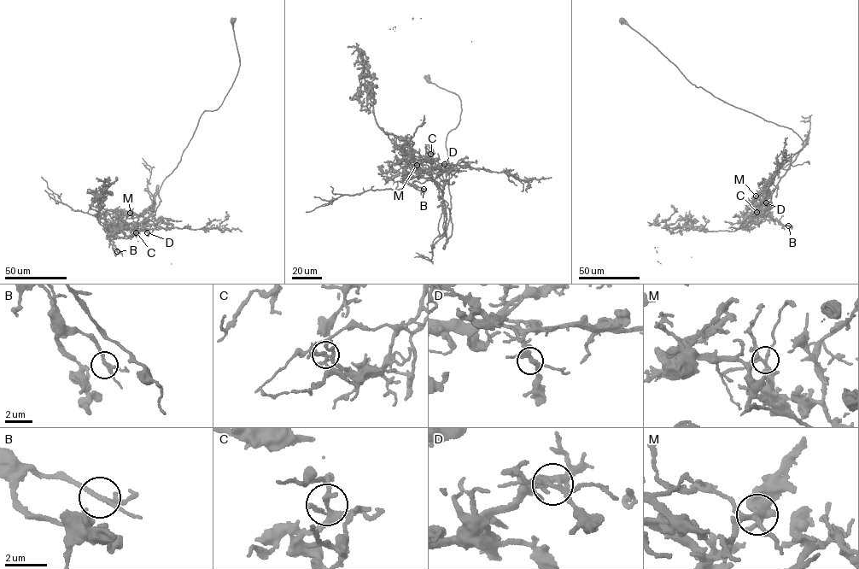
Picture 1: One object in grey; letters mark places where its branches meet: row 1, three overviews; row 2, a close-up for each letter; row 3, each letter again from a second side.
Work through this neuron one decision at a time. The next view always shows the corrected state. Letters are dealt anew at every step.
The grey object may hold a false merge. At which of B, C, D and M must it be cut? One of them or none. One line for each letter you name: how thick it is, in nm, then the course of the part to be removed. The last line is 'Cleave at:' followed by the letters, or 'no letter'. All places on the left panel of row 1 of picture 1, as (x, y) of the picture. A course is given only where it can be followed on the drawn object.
C: 220 nm | (136, 232), (201, 115), (222, 104), (236, 76), (235, 18)
Cleave at: C

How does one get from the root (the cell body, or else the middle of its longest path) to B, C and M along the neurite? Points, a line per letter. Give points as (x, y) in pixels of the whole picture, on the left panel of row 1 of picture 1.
B: (233, 20), (240, 64), (232, 85), (217, 109), (201, 114), (149, 216), (109, 233), (117, 251)
C: (233, 20), (240, 64), (232, 85), (217, 109), (201, 114), (136, 232)
M: (233, 20), (240, 64), (232, 85), (217, 109), (201, 114), (149, 216), (127, 230), (130, 213)

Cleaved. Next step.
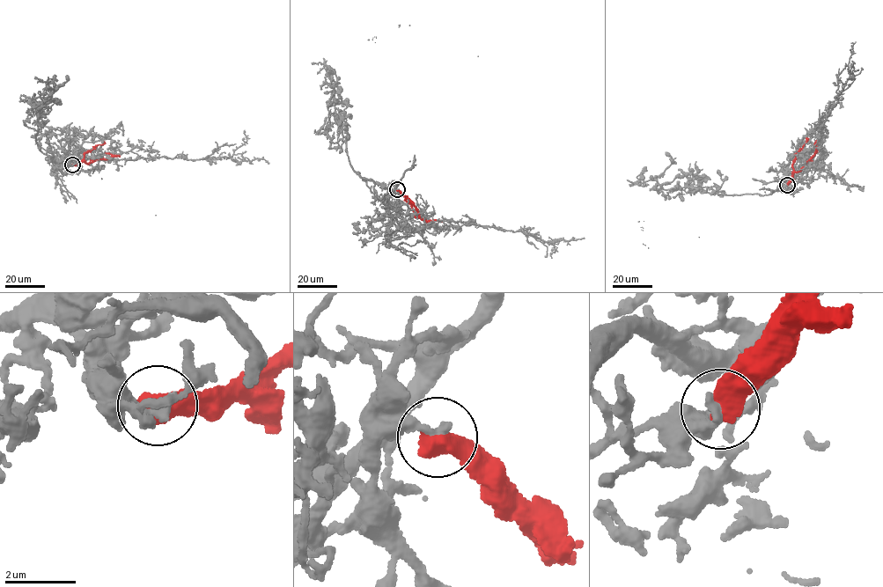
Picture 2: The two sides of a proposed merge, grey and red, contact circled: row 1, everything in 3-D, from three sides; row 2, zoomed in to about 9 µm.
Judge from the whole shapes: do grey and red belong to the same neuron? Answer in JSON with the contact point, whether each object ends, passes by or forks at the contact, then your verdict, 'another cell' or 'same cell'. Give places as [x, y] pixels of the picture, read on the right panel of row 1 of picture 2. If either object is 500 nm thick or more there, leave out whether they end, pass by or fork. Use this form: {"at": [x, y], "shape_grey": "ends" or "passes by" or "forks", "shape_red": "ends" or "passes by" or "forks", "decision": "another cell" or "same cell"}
{"at": [787, 185], "decision": "another cell"}

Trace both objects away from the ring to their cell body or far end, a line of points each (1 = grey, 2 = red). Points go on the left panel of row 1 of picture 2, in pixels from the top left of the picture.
1: (72, 165), (51, 160), (37, 143), (40, 108), (50, 97), (41, 99), (101, 179), (156, 215)
2: (72, 165), (107, 159), (111, 156), (103, 152)

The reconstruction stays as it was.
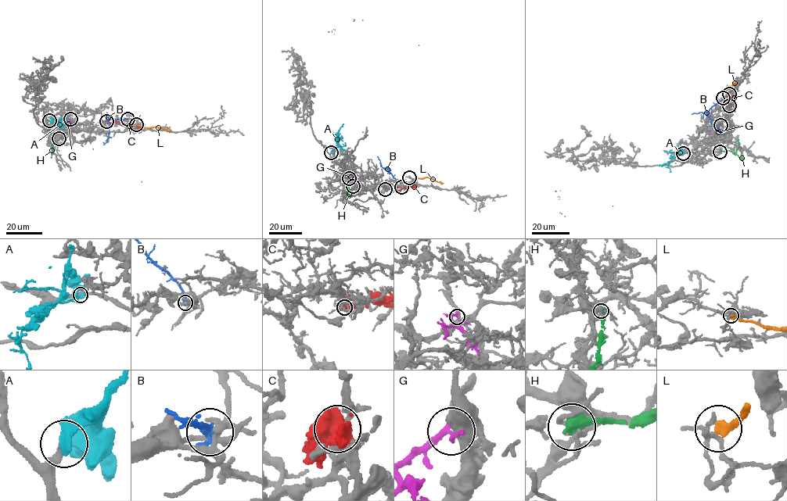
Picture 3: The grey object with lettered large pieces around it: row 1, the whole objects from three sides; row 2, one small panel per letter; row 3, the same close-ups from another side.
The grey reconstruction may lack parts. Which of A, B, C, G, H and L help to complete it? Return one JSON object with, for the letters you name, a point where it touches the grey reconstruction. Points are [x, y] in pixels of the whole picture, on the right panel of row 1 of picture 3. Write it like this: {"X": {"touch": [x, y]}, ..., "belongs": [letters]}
{"A": {"touch": [683, 153]}, "belongs": ["A"]}

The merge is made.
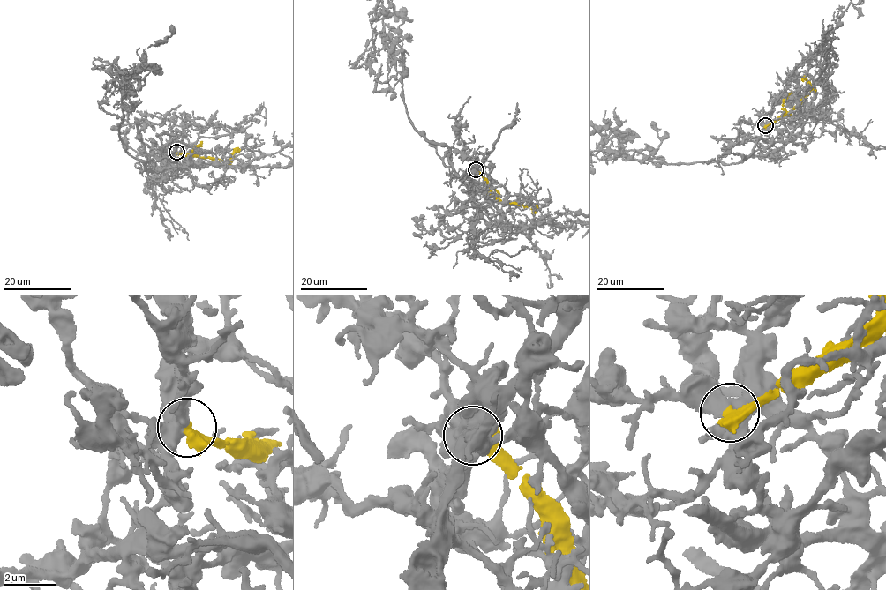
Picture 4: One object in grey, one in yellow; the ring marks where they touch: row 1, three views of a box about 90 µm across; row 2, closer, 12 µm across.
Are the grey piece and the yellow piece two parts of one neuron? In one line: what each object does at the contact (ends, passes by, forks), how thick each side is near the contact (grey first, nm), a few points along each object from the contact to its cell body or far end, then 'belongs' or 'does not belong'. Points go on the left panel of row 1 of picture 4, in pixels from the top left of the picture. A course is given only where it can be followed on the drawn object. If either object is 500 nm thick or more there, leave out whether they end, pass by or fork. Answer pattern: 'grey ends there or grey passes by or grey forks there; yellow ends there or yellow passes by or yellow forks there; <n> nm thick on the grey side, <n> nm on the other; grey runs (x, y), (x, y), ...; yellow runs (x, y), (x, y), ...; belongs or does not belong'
500 nm thick on the grey side, 500 nm on the other; yellow runs (176, 152), (183, 155), (189, 154), (228, 161), (241, 149); does not belong

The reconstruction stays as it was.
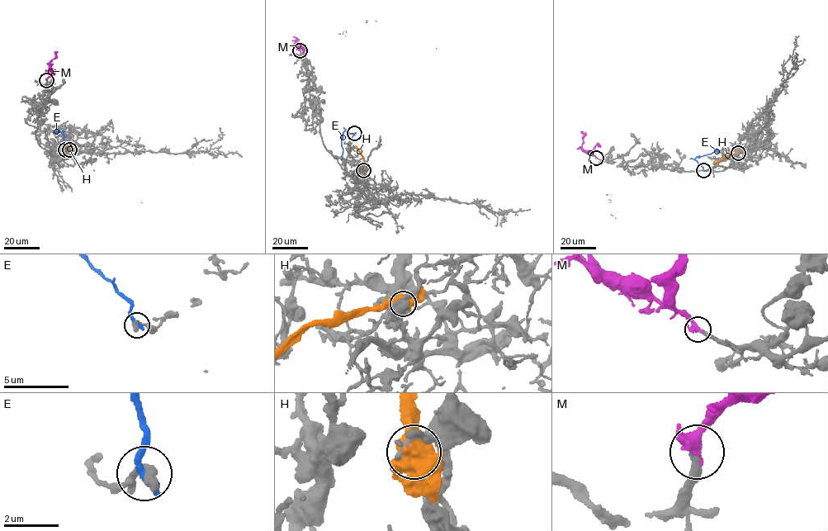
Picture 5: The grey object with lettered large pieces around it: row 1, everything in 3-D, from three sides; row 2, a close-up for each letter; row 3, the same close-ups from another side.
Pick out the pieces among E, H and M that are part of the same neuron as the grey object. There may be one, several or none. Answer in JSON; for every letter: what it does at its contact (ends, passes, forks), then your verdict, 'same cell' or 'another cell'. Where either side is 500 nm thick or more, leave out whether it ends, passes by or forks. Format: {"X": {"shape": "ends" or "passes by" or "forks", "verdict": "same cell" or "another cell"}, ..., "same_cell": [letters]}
{"E": {"shape": "ends", "verdict": "another cell"}, "H": {"verdict": "another cell"}, "M": {"shape": "passes by", "verdict": "same cell"}, "same_cell": ["M"]}

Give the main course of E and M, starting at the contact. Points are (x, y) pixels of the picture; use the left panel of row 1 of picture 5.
E: (64, 149), (62, 133), (54, 131)
M: (47, 80), (50, 73), (49, 61), (57, 51)

